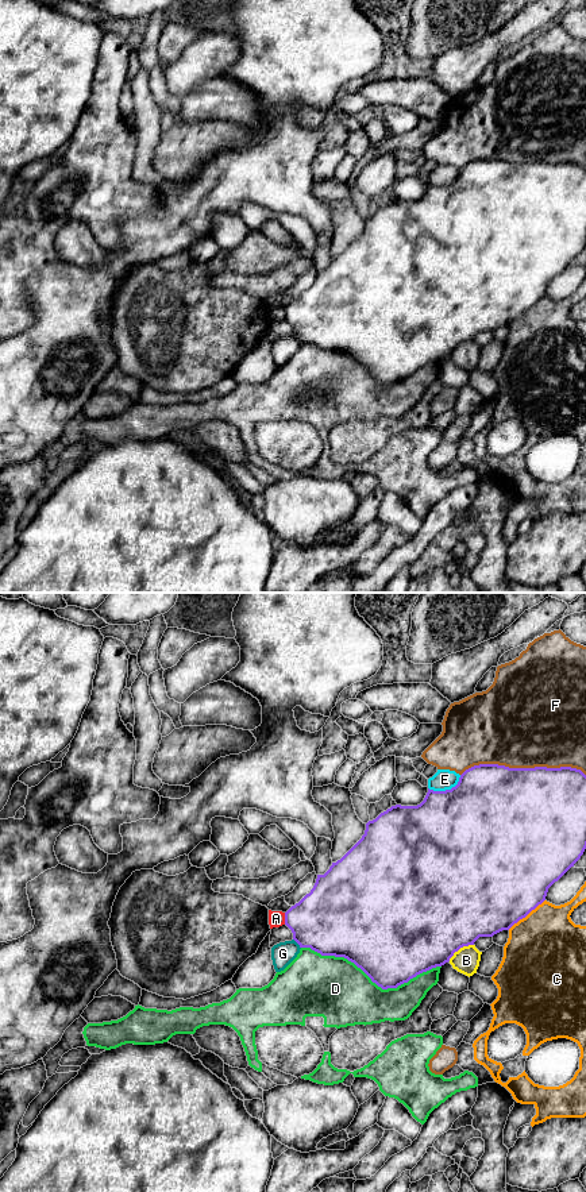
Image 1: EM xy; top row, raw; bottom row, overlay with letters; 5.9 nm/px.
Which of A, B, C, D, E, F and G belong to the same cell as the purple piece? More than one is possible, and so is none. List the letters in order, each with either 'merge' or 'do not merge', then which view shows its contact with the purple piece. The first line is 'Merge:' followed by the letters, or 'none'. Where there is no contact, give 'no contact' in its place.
Merge: none
A: do not merge; meets purple in xy
B: do not merge; meets purple in xy
C: do not merge; meets purple in xy
D: do not merge; meets purple in xy
E: do not merge; meets purple in xy
F: do not merge; meets purple in xy
G: do not merge; meets purple in xy

